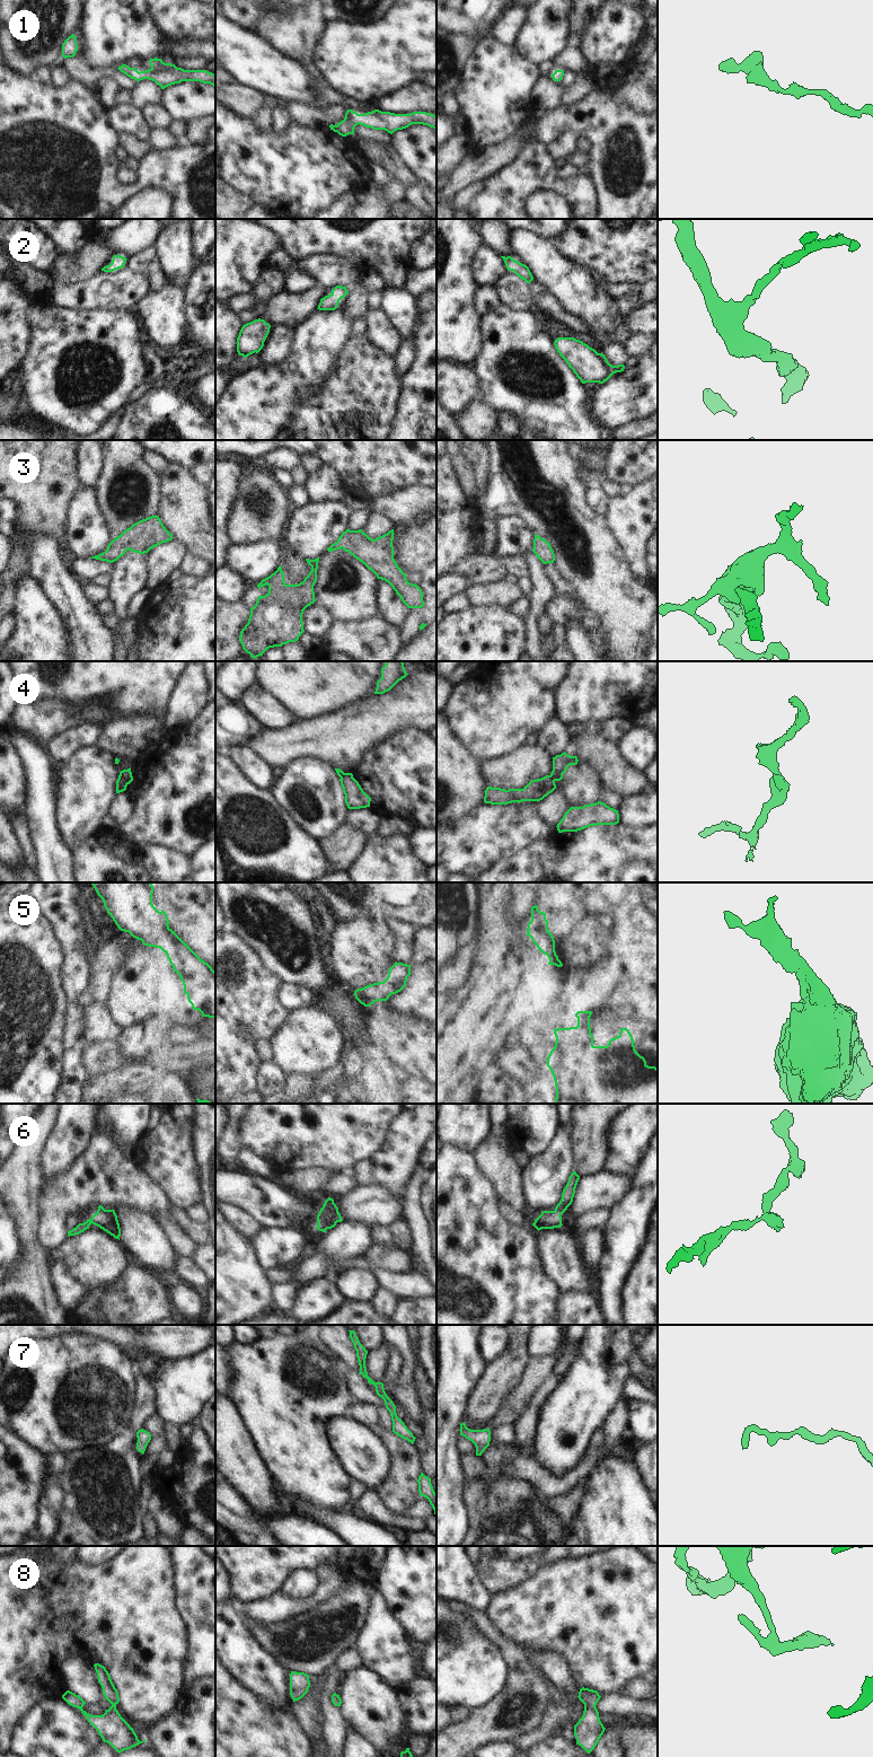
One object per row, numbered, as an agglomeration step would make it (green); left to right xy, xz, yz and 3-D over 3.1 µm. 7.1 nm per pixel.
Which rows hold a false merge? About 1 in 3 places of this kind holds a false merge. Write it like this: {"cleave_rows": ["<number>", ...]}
{"cleave_rows": ["4"]}

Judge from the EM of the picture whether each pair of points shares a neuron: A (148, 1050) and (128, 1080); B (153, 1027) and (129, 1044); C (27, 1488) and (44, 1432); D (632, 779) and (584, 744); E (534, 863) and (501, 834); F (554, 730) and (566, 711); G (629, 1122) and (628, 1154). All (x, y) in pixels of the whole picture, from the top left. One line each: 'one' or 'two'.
A: two
B: one
C: two
D: one
E: two
F: two
G: one

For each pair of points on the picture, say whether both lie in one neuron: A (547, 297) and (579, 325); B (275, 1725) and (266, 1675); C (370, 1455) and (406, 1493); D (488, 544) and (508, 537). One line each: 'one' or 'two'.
A: one
B: two
C: two
D: two

